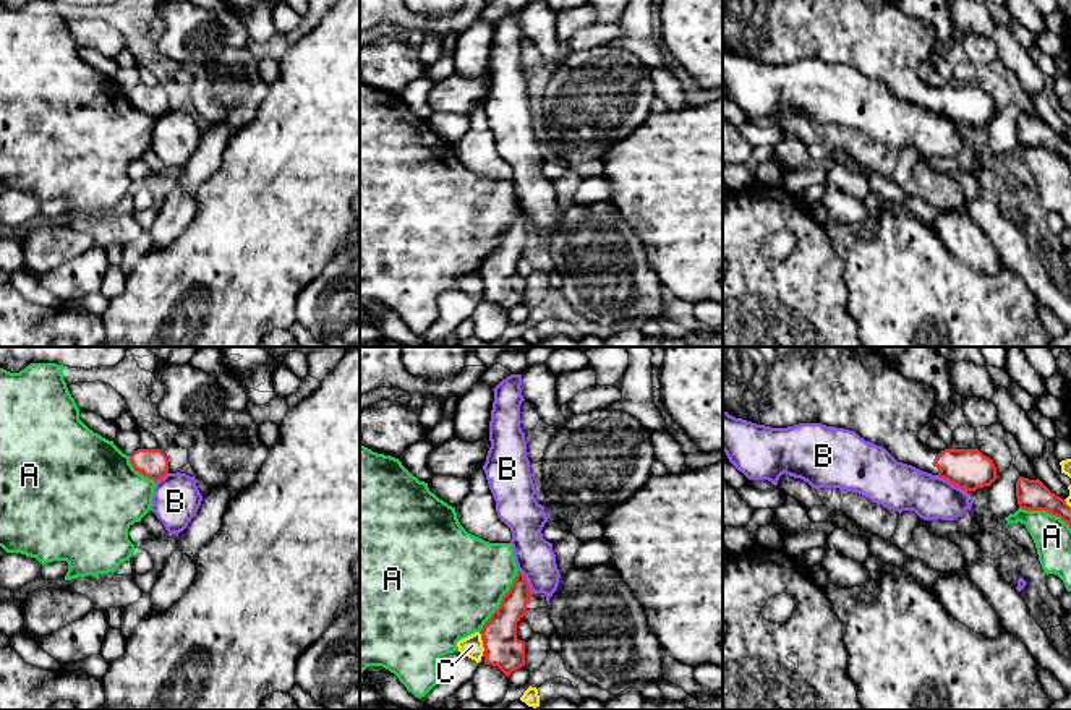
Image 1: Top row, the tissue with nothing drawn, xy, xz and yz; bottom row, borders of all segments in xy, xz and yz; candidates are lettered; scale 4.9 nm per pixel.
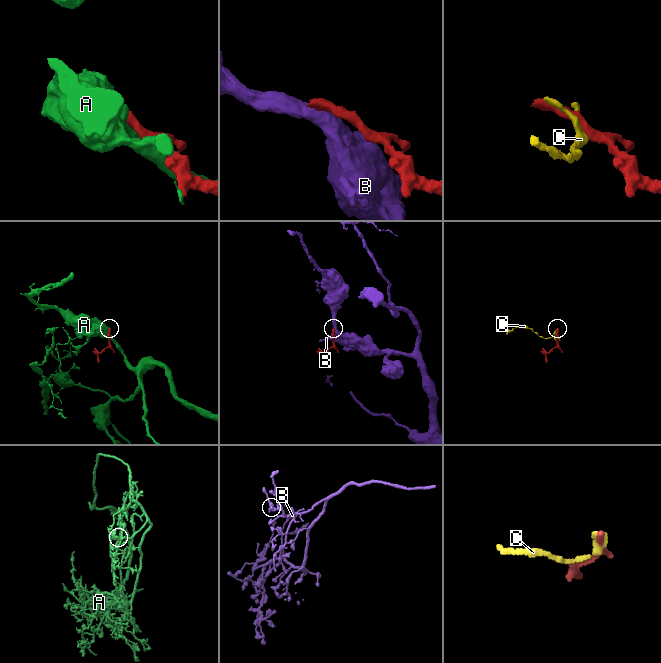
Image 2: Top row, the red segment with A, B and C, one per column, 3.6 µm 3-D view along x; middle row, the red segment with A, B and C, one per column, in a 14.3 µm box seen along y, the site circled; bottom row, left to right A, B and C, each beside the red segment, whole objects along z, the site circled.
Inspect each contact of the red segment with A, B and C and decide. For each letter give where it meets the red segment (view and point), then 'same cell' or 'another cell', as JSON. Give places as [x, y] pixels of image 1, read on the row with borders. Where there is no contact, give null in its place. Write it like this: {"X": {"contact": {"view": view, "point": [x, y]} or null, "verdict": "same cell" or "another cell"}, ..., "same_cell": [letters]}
{"A": {"contact": {"view": "xz", "point": [501, 602]}, "verdict": "another cell"}, "B": {"contact": {"view": "yz", "point": [951, 482]}, "verdict": "another cell"}, "C": {"contact": {"view": "xz", "point": [483, 644]}, "verdict": "another cell"}, "same_cell": []}

